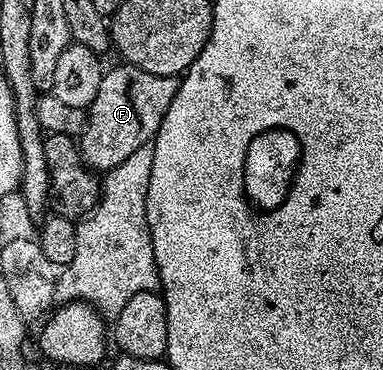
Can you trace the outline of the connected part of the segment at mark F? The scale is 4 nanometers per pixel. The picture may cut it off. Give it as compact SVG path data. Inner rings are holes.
M120 65L104 73L101 88L97 88L97 96L86 111L87 125L77 142L84 163L95 172L117 168L123 160L129 160L137 148L148 145L161 128L161 120L165 120L173 96L177 96L178 77L157 76L139 67Z

